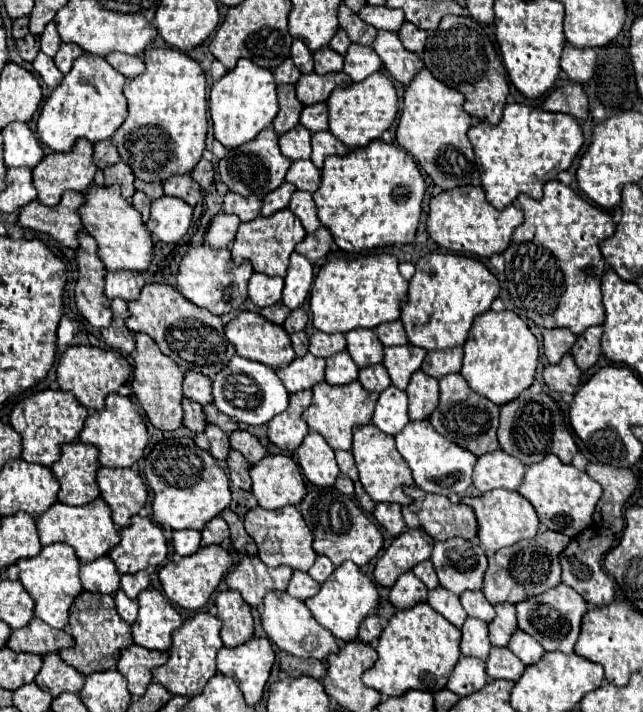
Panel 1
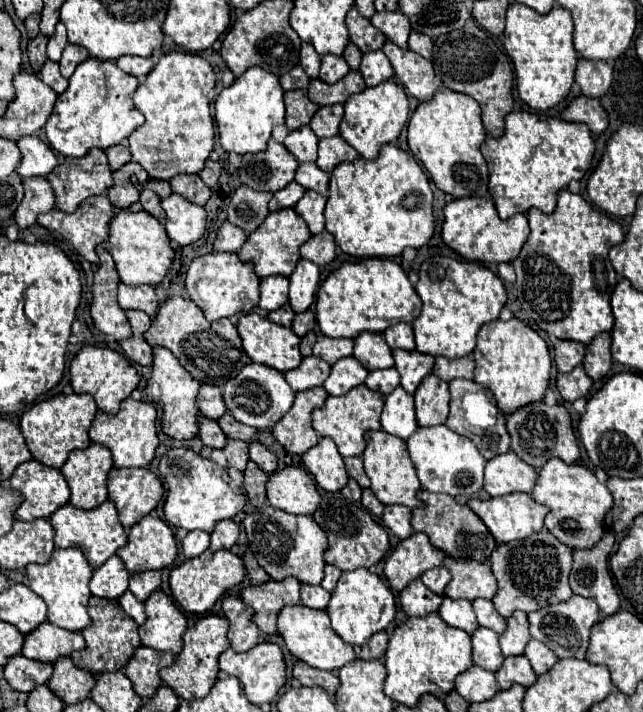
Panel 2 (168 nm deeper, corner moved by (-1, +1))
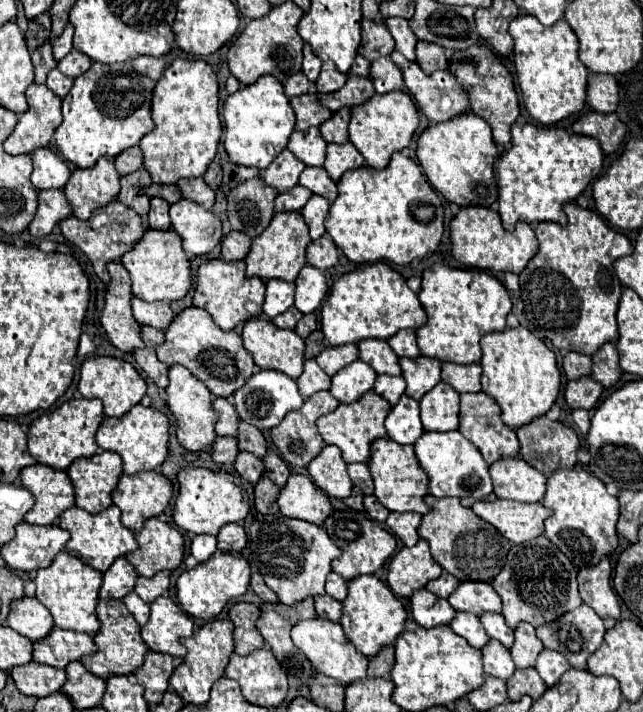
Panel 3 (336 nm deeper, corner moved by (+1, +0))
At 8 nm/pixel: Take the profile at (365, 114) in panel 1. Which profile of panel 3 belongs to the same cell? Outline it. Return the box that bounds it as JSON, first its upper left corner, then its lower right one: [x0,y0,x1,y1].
[348,91,419,169]

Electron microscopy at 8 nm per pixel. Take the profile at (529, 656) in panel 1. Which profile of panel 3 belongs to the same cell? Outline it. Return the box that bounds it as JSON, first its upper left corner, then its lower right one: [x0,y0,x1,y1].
[535,649,569,687]

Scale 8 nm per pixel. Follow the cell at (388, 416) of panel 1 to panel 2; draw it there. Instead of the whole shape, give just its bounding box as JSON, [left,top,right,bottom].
[381,386,417,440]

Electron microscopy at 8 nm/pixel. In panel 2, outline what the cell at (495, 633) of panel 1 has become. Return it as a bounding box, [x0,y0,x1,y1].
[499,612,531,656]

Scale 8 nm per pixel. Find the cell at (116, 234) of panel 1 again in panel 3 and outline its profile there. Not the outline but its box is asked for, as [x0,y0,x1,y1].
[121,229,191,301]

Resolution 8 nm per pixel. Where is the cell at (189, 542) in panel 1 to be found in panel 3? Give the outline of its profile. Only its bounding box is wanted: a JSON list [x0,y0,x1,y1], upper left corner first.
[189,535,217,563]

